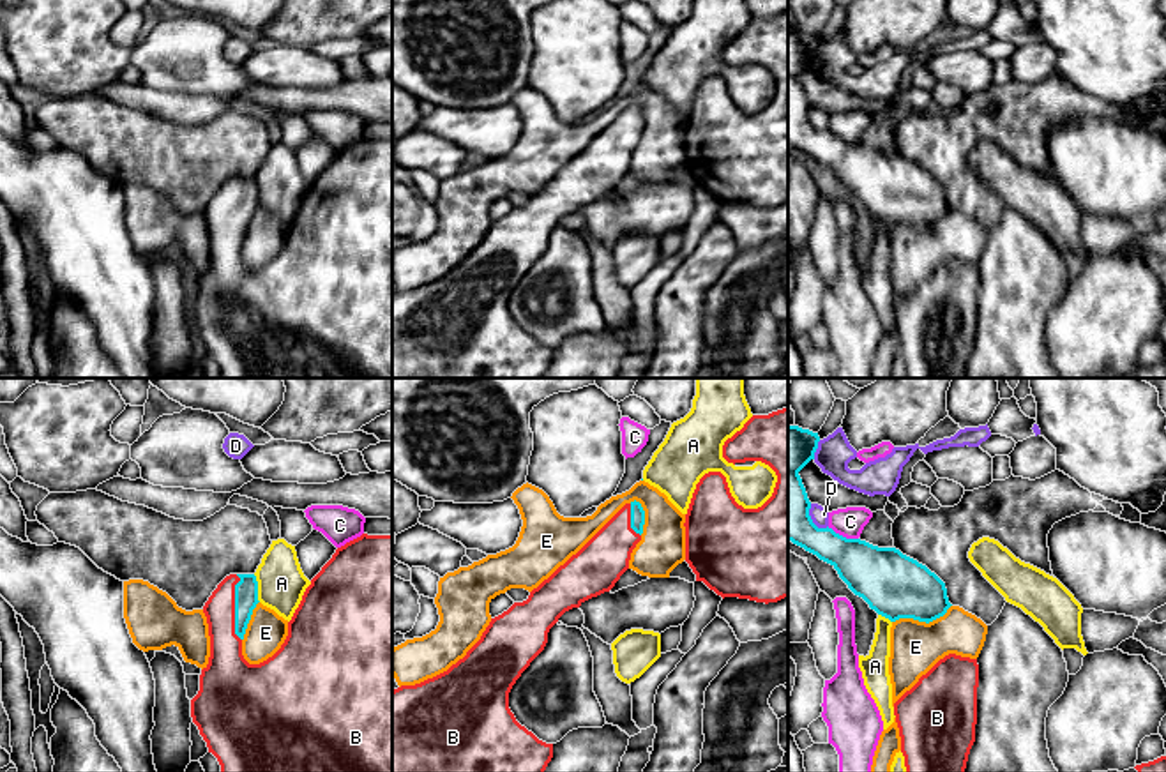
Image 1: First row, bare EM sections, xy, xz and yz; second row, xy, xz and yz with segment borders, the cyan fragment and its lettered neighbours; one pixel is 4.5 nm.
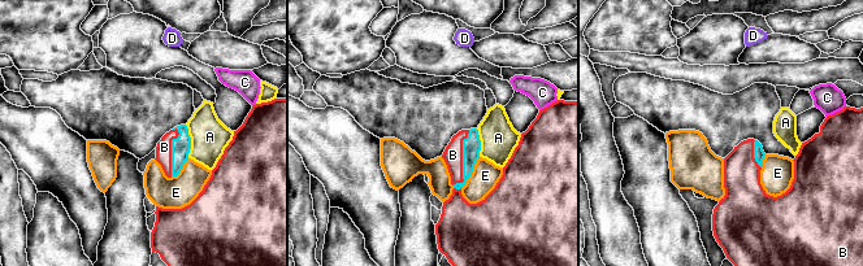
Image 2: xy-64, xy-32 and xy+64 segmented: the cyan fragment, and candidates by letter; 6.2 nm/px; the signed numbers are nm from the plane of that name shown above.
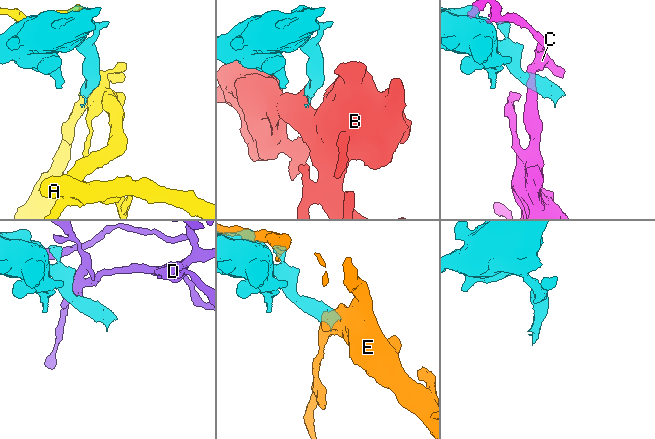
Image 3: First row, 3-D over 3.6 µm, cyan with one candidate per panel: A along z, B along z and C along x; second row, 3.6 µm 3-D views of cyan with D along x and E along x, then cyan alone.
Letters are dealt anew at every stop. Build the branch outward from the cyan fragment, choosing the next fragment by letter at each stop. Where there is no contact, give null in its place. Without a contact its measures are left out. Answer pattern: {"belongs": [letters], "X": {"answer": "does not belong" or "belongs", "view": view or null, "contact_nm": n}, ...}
{"belongs": ["B"], "A": {"answer": "does not belong", "view": "xy", "contact_nm": 130}, "B": {"answer": "belongs", "view": "xy", "contact_nm": 300}, "C": {"answer": "does not belong", "view": "yz", "contact_nm": 160}, "D": {"answer": "does not belong", "view": "yz", "contact_nm": 140}, "E": {"answer": "does not belong", "view": "yz", "contact_nm": 280}}

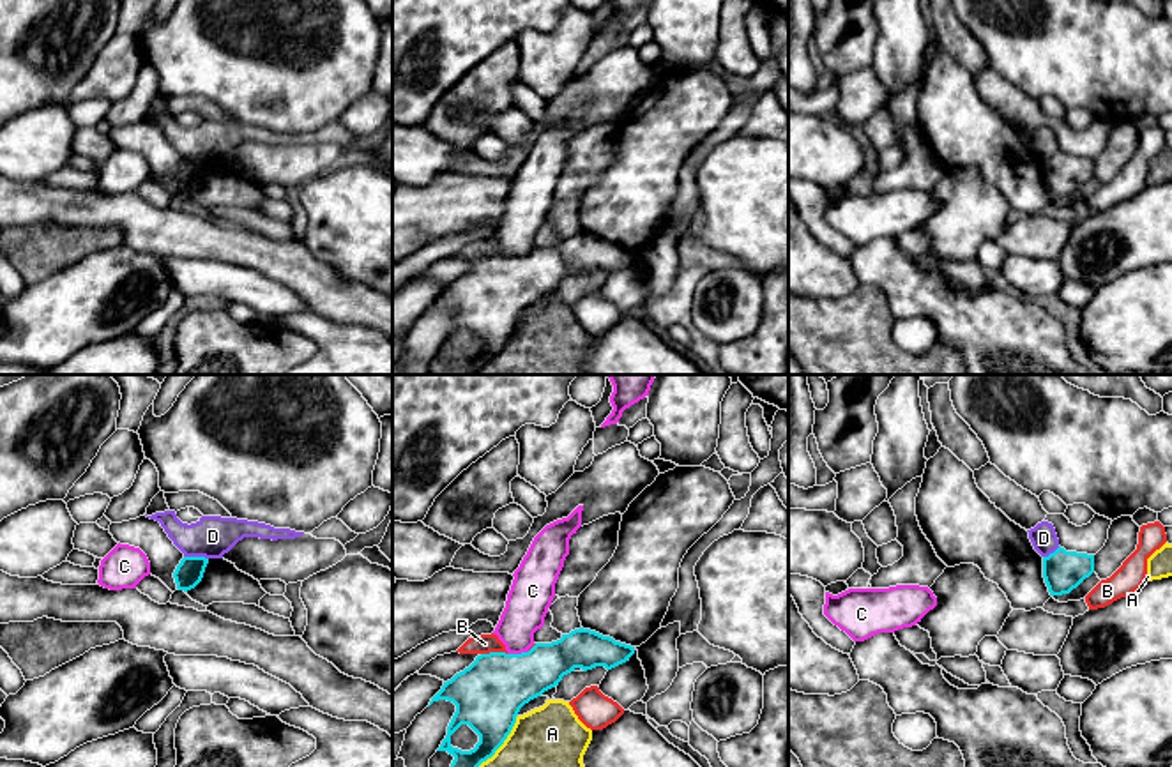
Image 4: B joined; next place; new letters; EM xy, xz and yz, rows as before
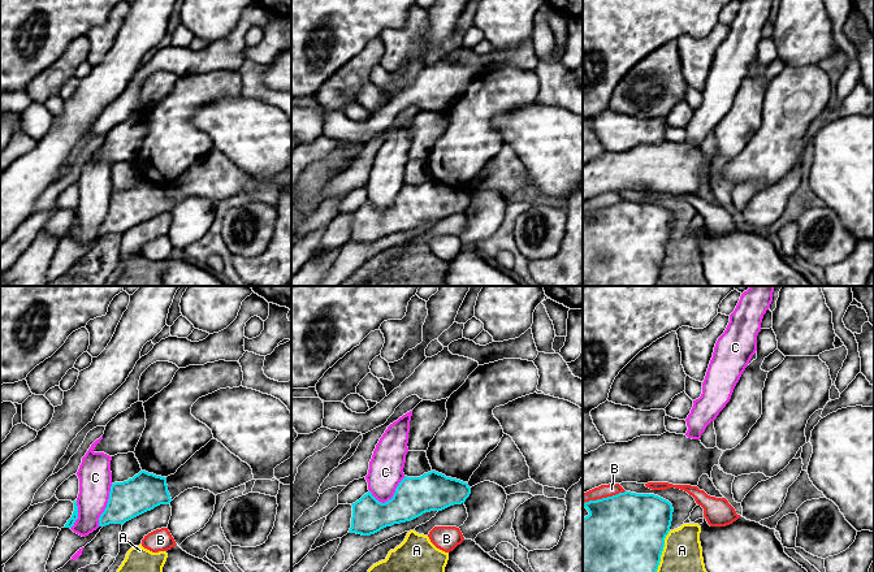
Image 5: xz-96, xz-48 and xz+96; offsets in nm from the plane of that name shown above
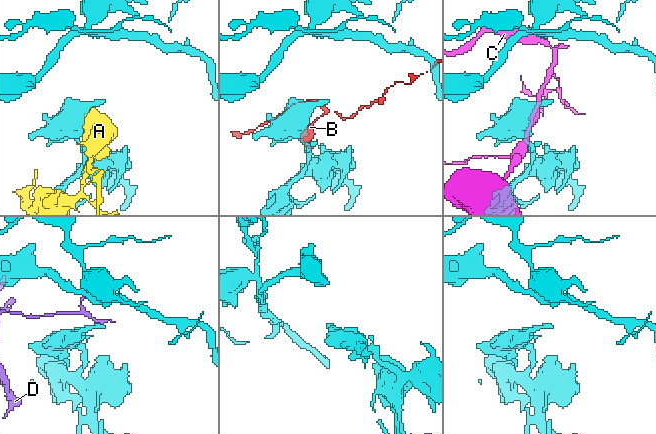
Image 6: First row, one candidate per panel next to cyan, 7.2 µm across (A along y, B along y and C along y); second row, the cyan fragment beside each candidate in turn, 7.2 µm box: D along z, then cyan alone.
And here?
{"belongs": [], "A": {"answer": "does not belong", "view": "xz", "contact_nm": 280}, "B": {"answer": "does not belong", "view": "xz", "contact_nm": 120}, "C": {"answer": "does not belong", "view": "xz", "contact_nm": 110}, "D": {"answer": "does not belong", "view": "xy", "contact_nm": 110}}

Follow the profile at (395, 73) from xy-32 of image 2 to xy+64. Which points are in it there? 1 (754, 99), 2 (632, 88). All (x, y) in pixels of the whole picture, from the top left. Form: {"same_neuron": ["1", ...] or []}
{"same_neuron": []}

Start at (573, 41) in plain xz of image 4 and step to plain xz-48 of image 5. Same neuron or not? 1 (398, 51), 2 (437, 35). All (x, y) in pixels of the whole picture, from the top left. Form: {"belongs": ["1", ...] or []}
{"belongs": ["1"]}

